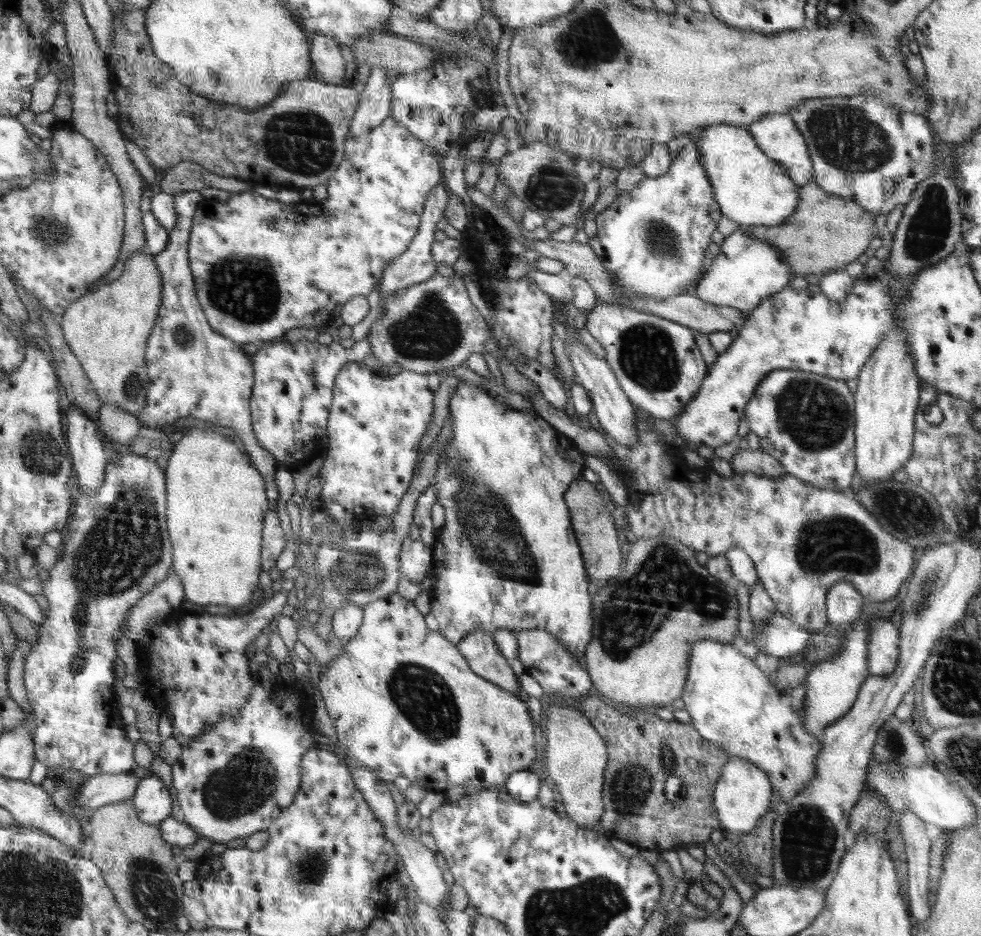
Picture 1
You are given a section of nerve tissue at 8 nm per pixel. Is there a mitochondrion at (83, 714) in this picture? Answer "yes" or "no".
no

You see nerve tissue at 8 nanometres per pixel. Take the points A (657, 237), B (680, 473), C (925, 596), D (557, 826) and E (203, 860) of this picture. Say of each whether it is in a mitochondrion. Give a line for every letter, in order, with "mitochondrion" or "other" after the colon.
A: mitochondrion
B: other
C: mitochondrion
D: other
E: other

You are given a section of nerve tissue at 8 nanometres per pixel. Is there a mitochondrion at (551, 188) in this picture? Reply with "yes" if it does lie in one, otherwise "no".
yes

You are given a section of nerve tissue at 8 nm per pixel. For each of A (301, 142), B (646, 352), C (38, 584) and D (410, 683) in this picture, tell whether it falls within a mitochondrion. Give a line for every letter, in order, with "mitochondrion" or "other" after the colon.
A: mitochondrion
B: mitochondrion
C: other
D: mitochondrion

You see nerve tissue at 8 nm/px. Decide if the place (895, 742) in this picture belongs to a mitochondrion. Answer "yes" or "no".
yes

